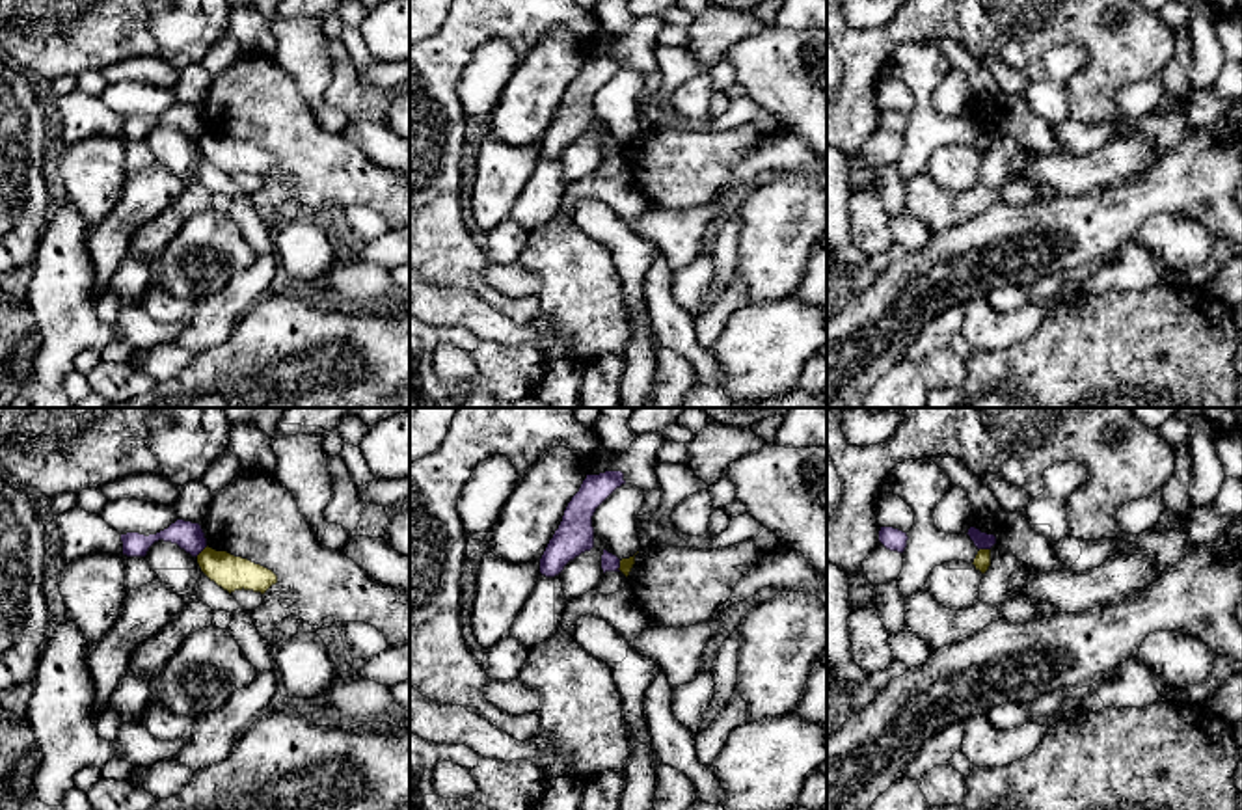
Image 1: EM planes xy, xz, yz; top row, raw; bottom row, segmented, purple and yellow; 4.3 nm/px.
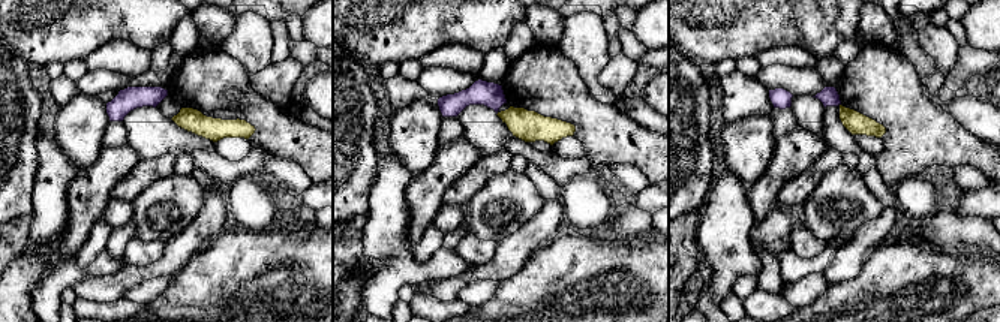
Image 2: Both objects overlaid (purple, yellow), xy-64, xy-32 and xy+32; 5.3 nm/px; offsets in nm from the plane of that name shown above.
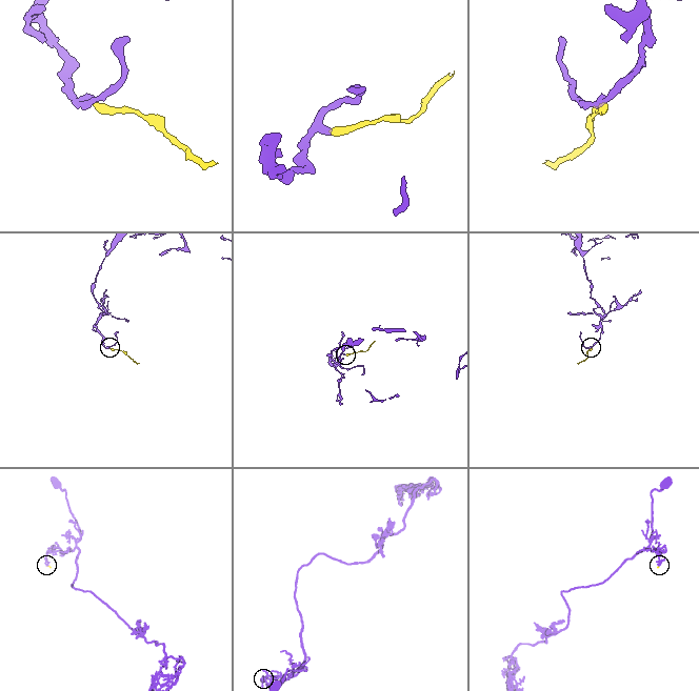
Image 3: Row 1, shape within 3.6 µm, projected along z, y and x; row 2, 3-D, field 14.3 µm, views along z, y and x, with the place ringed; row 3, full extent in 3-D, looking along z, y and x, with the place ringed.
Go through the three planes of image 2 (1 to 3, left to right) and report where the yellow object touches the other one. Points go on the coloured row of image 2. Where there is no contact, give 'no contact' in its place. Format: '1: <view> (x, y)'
1: no contact
2: no contact
3: no contact

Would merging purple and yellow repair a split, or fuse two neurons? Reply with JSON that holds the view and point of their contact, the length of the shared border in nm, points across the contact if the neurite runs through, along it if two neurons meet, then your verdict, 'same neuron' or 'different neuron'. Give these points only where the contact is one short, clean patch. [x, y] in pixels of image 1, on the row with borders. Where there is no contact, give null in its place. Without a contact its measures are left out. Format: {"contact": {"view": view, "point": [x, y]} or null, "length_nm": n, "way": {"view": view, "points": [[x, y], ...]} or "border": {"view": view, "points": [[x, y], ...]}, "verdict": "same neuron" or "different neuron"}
{"contact": {"view": "xy", "point": [202, 550]}, "length_nm": 70, "border": {"view": "xy", "points": [[207, 546], [196, 555]]}, "verdict": "different neuron"}

